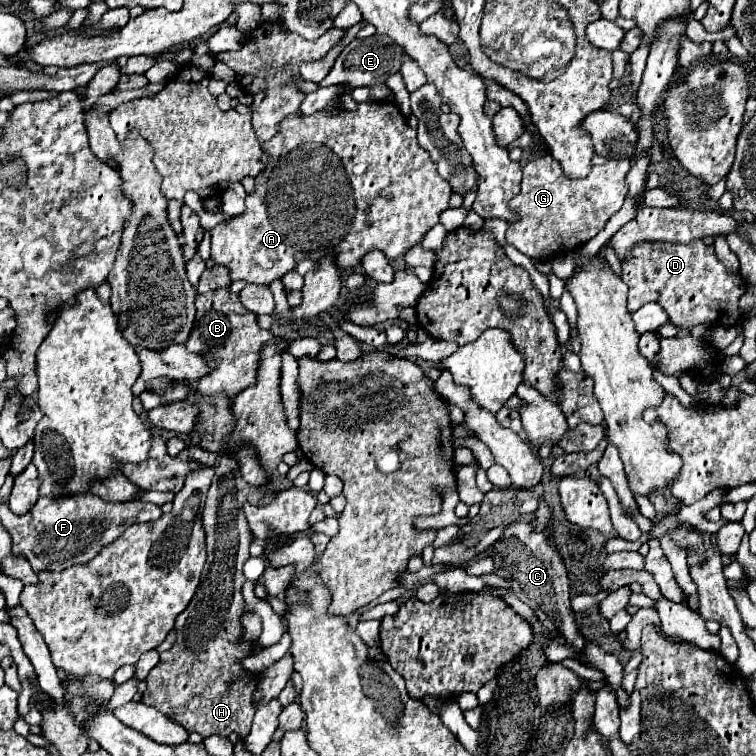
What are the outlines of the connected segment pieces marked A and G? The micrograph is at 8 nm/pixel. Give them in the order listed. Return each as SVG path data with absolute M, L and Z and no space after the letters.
M358 102L356 110L338 110L338 112L330 112L330 110L318 110L310 116L300 116L300 112L290 114L288 120L282 120L282 124L278 124L278 132L272 140L268 140L266 144L262 144L262 150L270 156L266 168L254 178L256 186L254 192L246 196L246 210L238 216L230 216L226 222L220 222L218 226L214 226L210 230L210 238L212 238L212 260L216 264L222 264L228 268L230 272L230 280L244 280L244 282L254 282L254 284L272 284L274 280L284 278L288 272L292 272L296 268L296 264L304 258L320 262L326 256L332 256L336 266L352 272L360 260L372 252L372 250L380 250L384 252L384 256L388 260L398 260L402 258L414 244L418 244L424 234L438 224L438 216L442 210L448 208L448 198L452 194L452 188L446 180L442 180L436 172L434 162L430 160L428 152L424 148L418 146L416 142L416 130L408 126L406 118L402 116L400 108L396 102Z
M542 154L524 166L524 178L520 194L510 200L510 210L518 214L518 220L508 224L506 244L514 246L522 254L538 260L550 260L562 252L576 250L586 240L594 238L606 224L606 220L618 212L628 194L624 176L630 168L626 158L608 160L593 166L582 180L566 178L560 164Z

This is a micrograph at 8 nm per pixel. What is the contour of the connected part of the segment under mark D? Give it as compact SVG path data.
M694 240L690 244L656 242L650 248L634 250L622 262L622 280L628 286L628 310L636 312L646 302L660 304L670 322L682 328L696 324L734 326L738 322L738 300L746 292L740 274L728 272L714 254L714 246Z

